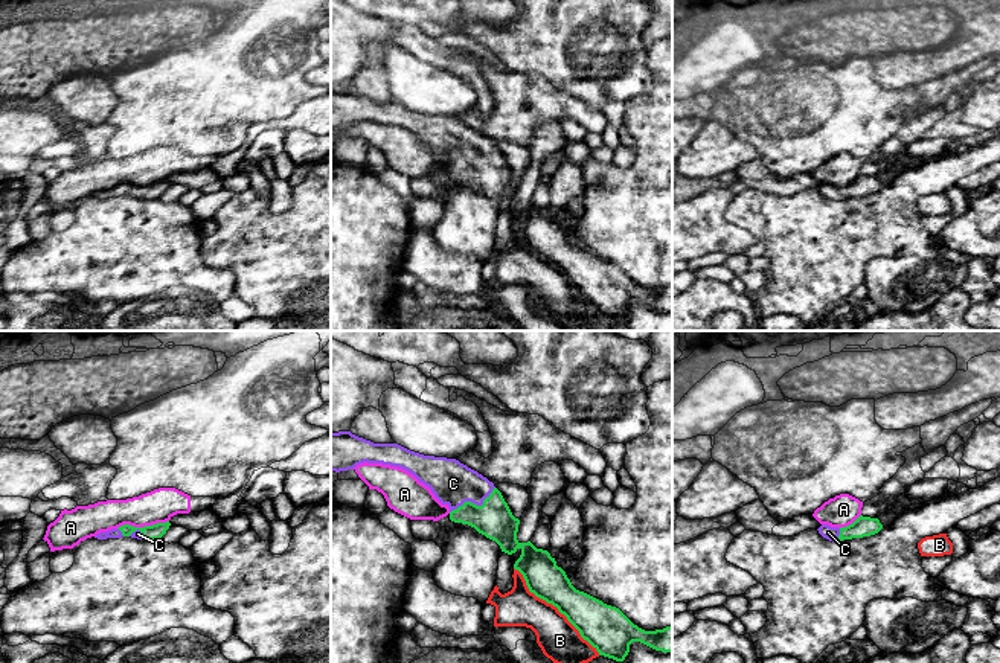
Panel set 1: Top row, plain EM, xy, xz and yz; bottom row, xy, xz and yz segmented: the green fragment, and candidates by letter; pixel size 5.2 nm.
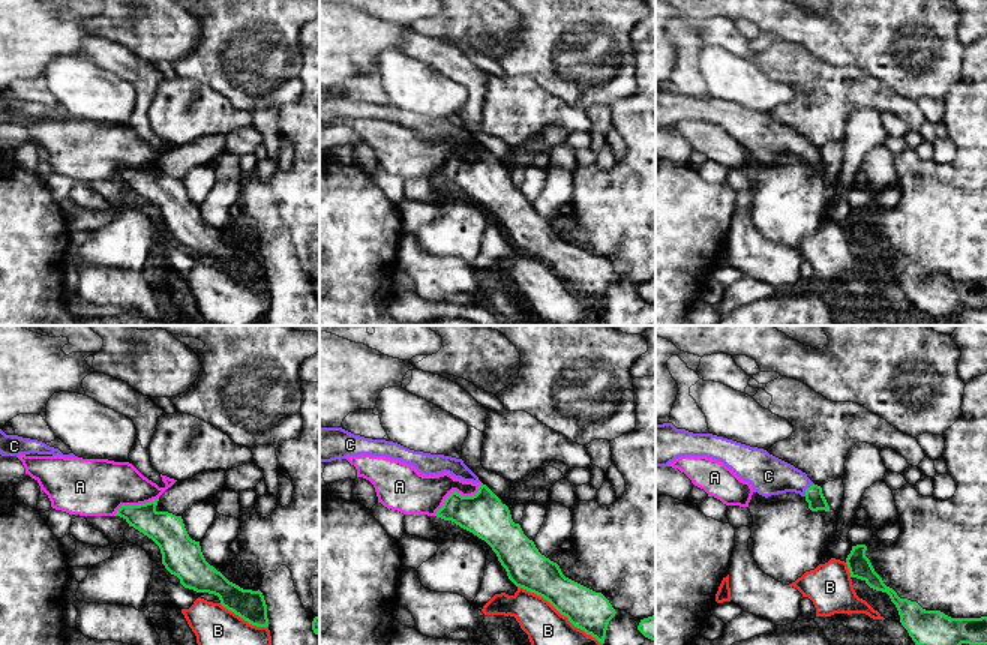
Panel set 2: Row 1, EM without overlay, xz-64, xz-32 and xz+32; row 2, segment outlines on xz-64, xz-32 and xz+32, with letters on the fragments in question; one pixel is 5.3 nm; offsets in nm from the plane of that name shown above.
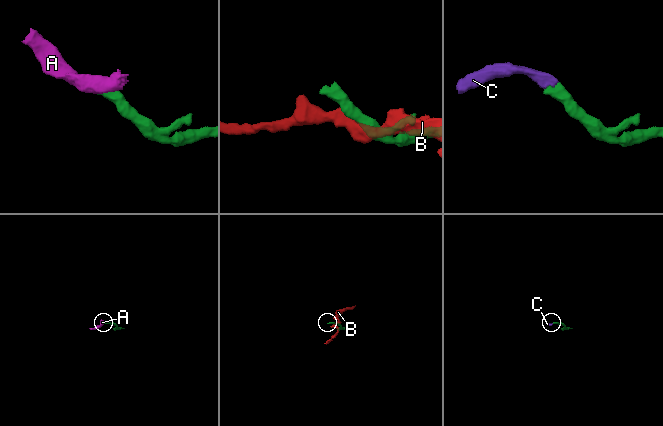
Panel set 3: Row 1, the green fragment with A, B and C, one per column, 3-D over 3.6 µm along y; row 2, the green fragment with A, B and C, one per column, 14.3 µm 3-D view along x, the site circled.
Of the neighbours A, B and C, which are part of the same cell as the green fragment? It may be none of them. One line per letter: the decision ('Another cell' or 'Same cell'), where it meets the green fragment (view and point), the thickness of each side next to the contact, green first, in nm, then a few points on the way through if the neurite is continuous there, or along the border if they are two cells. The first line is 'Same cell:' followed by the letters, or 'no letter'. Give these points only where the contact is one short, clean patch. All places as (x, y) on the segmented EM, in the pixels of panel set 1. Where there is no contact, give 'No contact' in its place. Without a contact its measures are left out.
Same cell: C
A: Another cell. Touches green at xy (142, 528). Thickness 80 nm (green) against 180 nm. Boundary: xy (168, 520), (144, 526), (121, 525), (116, 528)
B: Another cell. Touches green at xz (555, 605). Thickness 220 nm (green) against 220 nm
C: Same cell. Touches green at xz (474, 505). Thickness 200 nm (green) against 240 nm. Path across: xz (494, 520), (474, 505), (453, 483)

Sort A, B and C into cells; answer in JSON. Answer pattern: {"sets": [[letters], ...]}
{"sets": [["A"], ["B"], ["C"]]}

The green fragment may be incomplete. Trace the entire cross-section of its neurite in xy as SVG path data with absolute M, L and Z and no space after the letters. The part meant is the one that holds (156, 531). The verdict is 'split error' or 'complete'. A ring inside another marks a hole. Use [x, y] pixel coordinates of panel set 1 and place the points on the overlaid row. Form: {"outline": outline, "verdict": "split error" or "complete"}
{"outline": "M157 523L152 526L145 527L134 527L130 524L123 524L117 529L111 529L108 532L101 532L95 538L98 540L107 540L107 538L122 538L122 536L131 536L137 540L160 540L166 530L169 529L171 523Z", "verdict": "split error"}

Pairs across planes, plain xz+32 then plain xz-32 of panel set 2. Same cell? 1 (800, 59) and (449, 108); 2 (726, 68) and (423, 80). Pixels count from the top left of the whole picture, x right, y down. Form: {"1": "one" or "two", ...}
{"1": "two", "2": "one"}

